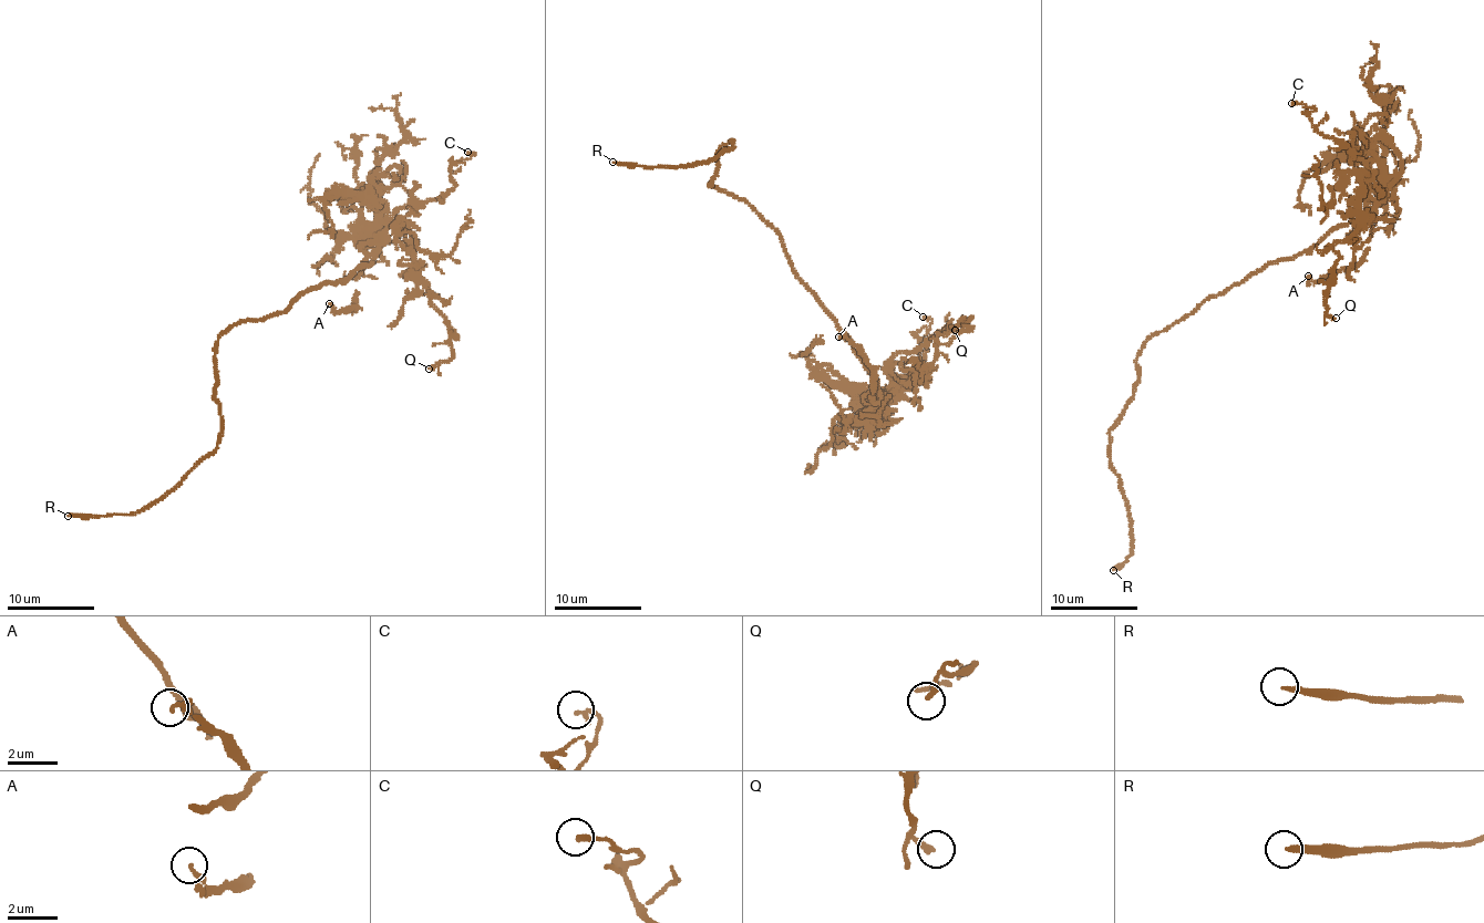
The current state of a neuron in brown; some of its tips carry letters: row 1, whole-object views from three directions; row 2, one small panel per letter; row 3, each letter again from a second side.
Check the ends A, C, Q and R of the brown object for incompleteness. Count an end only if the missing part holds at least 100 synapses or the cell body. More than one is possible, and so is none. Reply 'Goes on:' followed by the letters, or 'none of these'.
Goes on: R

